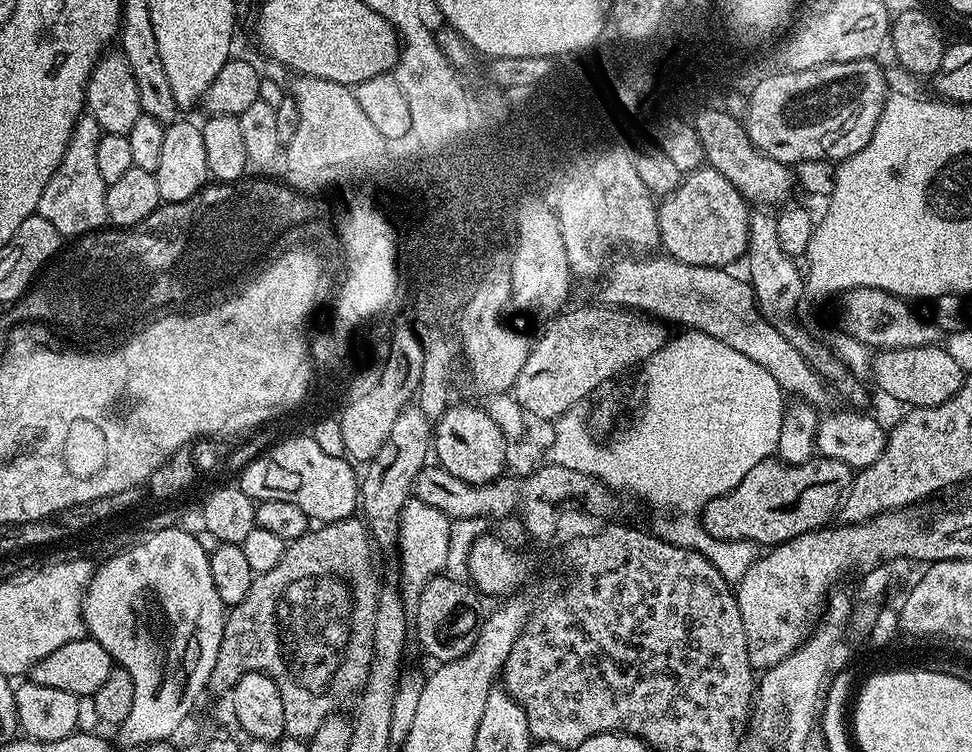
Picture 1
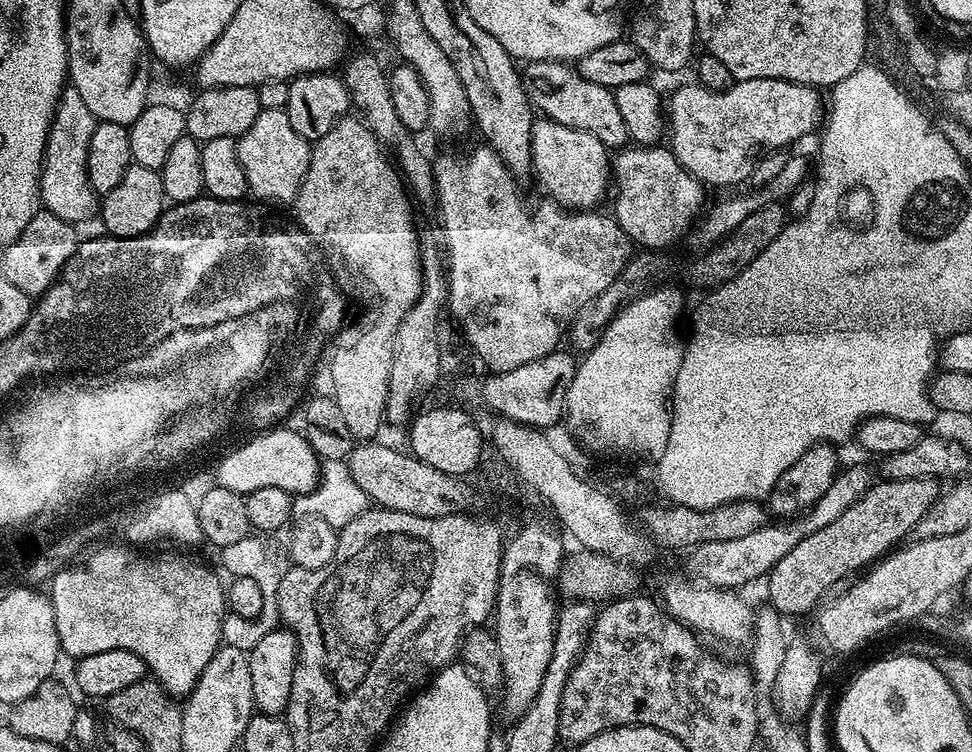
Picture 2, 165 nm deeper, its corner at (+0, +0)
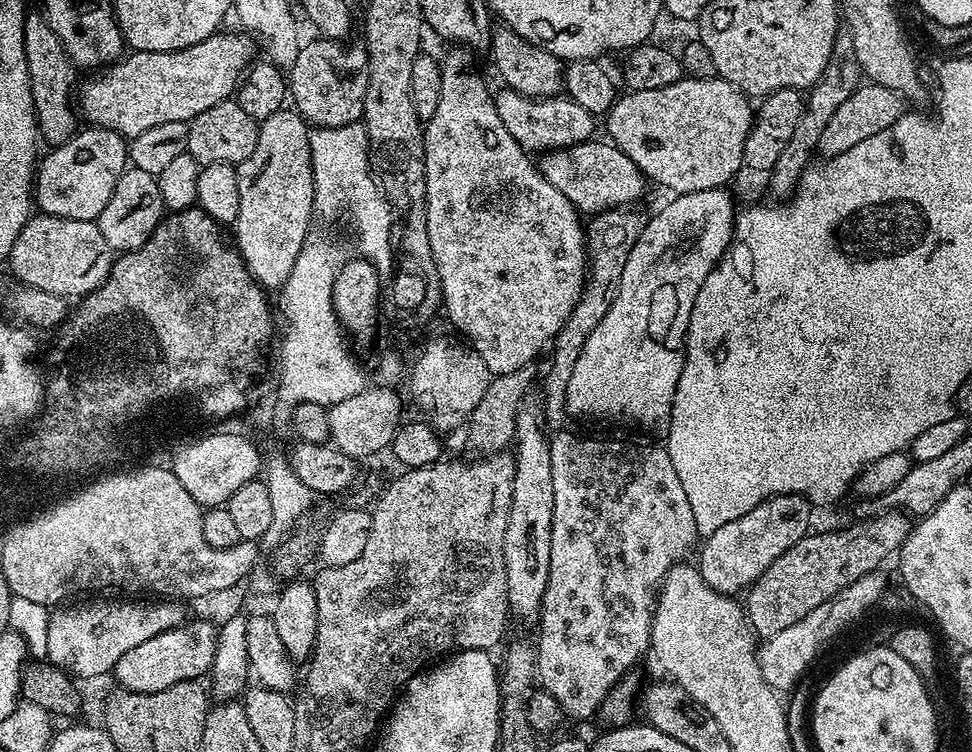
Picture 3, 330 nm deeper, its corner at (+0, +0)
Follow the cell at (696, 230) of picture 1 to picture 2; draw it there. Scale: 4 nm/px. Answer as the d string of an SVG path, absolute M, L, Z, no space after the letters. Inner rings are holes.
M625 146L614 156L614 196L616 192L616 212L614 219L616 225L627 234L633 245L644 250L664 250L667 244L683 237L691 229L694 221L699 217L705 207L705 185L691 176L676 157L664 146L641 147Z

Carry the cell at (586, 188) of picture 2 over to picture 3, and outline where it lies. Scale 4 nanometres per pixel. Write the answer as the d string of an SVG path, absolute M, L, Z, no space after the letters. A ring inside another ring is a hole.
M501 87L499 91L494 96L498 118L502 118L506 130L510 130L512 137L529 153L543 154L593 139L597 117L584 110L578 102L560 94L537 98L523 96L512 88Z

